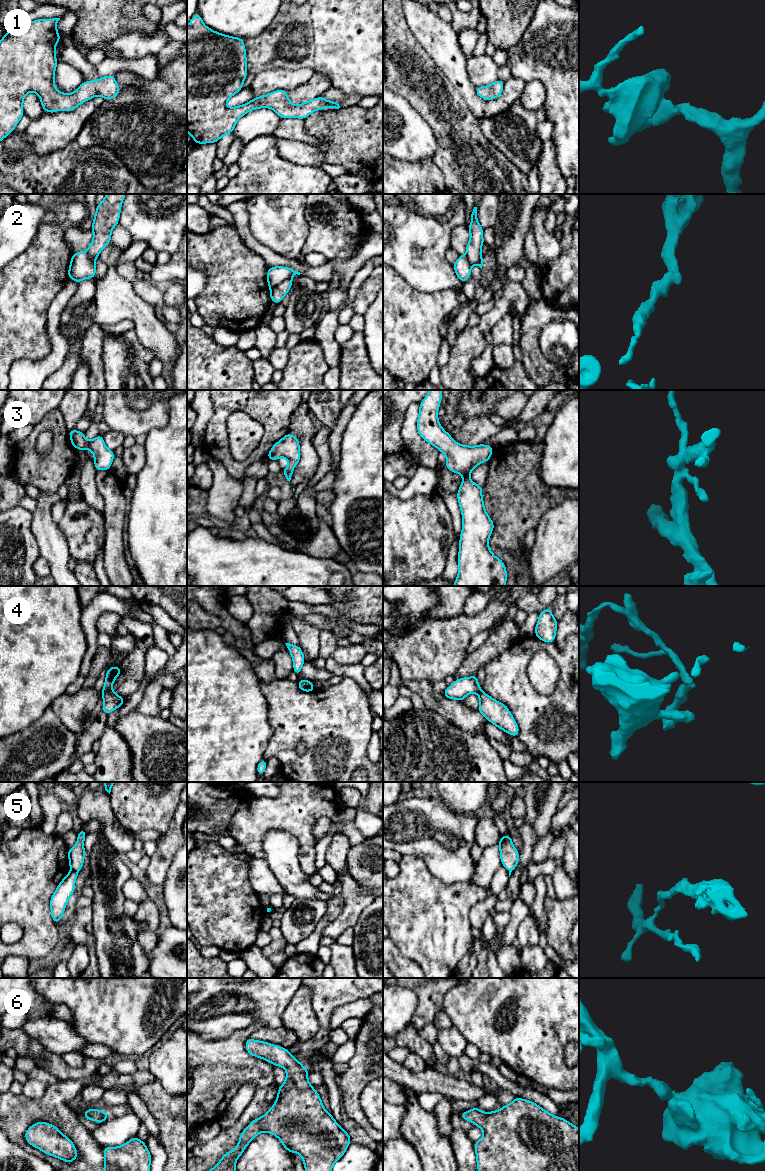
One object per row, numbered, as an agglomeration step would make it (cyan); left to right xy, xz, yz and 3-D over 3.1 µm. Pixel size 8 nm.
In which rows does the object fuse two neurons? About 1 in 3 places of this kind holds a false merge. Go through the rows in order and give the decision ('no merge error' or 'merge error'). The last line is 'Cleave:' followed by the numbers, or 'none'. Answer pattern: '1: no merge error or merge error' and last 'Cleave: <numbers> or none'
1: no merge error
2: merge error
3: no merge error
4: merge error
5: merge error
6: no merge error
Cleave: 2, 4, 5

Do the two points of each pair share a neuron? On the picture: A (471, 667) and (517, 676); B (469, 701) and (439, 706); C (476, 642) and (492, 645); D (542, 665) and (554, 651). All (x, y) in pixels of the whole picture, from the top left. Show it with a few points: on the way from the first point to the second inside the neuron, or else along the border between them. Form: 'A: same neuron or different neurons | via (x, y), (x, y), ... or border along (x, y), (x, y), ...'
A: different neurons | border along (503, 652), (493, 657), (484, 666)
B: different neurons | border along (463, 702), (469, 708), (477, 711)
C: different neurons | border along (498, 626), (468, 655)
D: different neurons | border along (531, 656), (545, 651), (555, 662), (559, 677)

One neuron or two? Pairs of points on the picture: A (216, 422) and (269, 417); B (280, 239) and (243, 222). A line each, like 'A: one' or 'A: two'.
A: one
B: two

